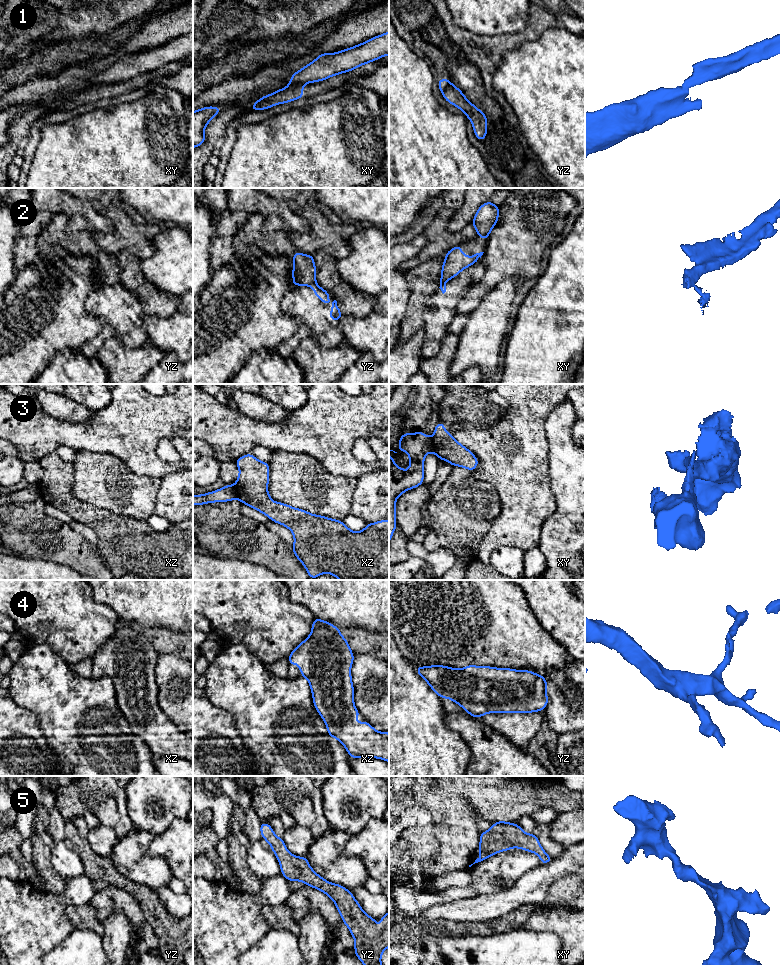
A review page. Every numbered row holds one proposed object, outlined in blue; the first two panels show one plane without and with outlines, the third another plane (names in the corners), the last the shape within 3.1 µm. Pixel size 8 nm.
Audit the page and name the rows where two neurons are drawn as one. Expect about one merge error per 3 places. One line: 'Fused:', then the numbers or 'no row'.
Fused: 1, 2, 3

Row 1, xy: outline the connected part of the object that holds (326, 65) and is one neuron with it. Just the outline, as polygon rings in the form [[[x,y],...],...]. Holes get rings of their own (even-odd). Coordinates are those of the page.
[[[389,31],[336,53],[321,53],[301,70],[293,72],[289,85],[323,81],[334,75],[352,71],[386,55],[389,55]]]

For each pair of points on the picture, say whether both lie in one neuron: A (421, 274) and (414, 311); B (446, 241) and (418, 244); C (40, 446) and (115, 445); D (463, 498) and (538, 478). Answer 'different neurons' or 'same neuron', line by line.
A: same neuron
B: different neurons
C: same neuron
D: different neurons

